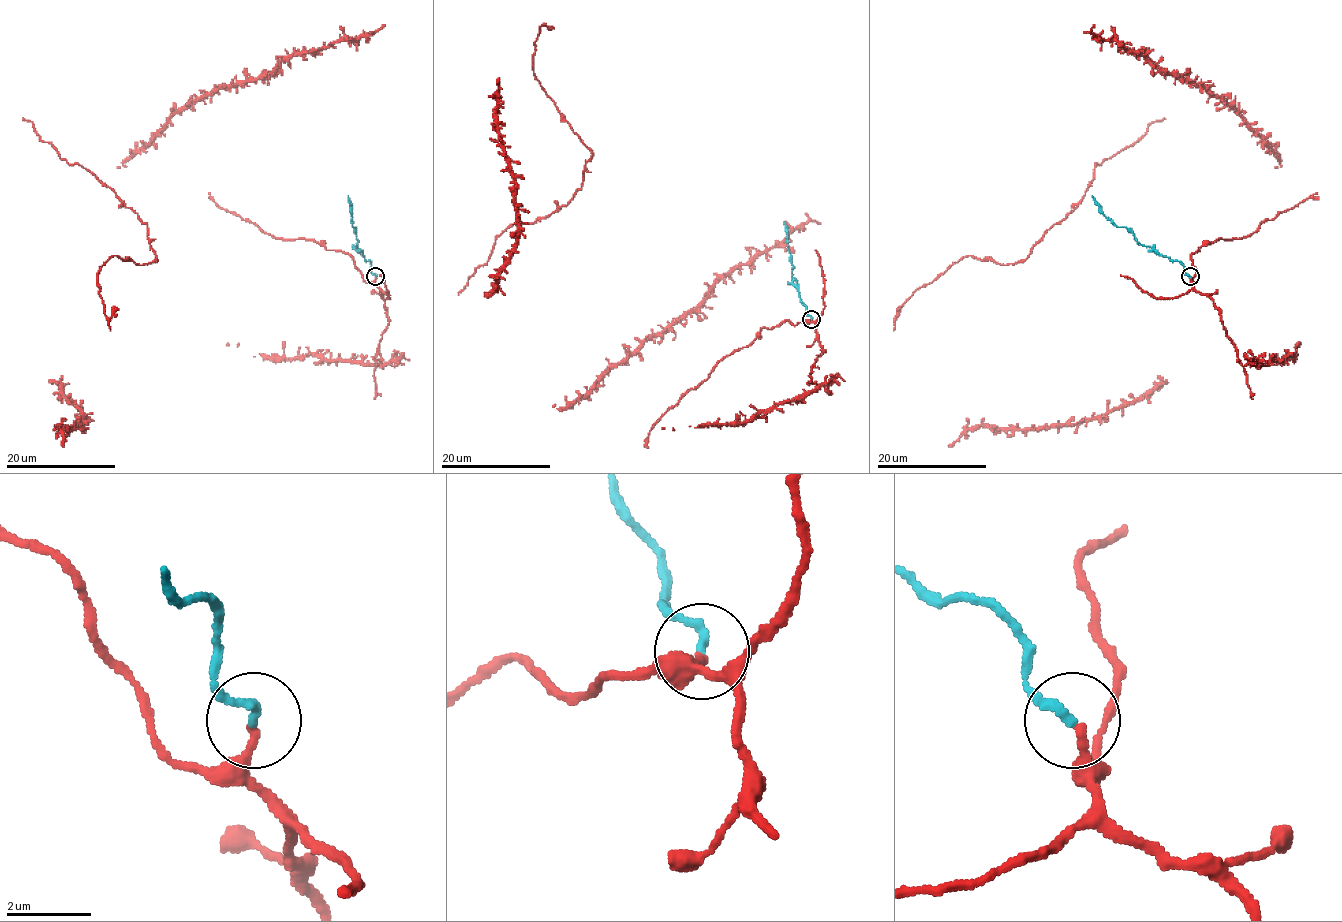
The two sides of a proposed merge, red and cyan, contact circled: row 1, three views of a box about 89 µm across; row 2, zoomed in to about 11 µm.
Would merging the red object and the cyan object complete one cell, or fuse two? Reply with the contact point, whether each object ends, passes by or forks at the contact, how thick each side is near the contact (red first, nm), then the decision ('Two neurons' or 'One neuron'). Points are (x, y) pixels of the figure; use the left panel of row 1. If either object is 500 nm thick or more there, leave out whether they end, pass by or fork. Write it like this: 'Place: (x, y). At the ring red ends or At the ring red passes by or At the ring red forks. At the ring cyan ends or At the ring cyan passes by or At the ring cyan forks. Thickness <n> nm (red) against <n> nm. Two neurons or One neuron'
Place: (375, 276). At the ring red ends. At the ring cyan ends. Thickness 200 nm (red) against 220 nm. One neuron

